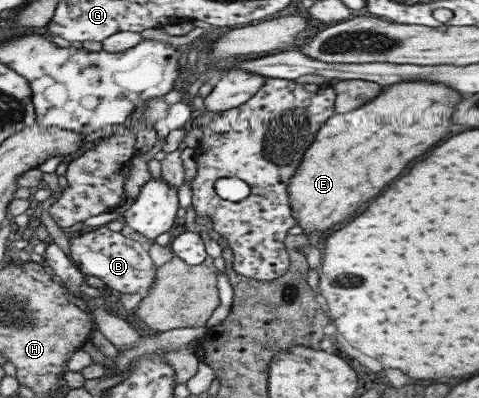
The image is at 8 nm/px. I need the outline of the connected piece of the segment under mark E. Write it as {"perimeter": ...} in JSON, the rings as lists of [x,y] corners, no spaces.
{"perimeter":[[[400,81],[386,85],[355,110],[332,114],[318,128],[287,185],[296,227],[307,236],[313,229],[322,235],[340,221],[354,217],[412,159],[444,139],[450,129],[450,113],[460,101],[462,95],[450,87],[430,81]]]}

